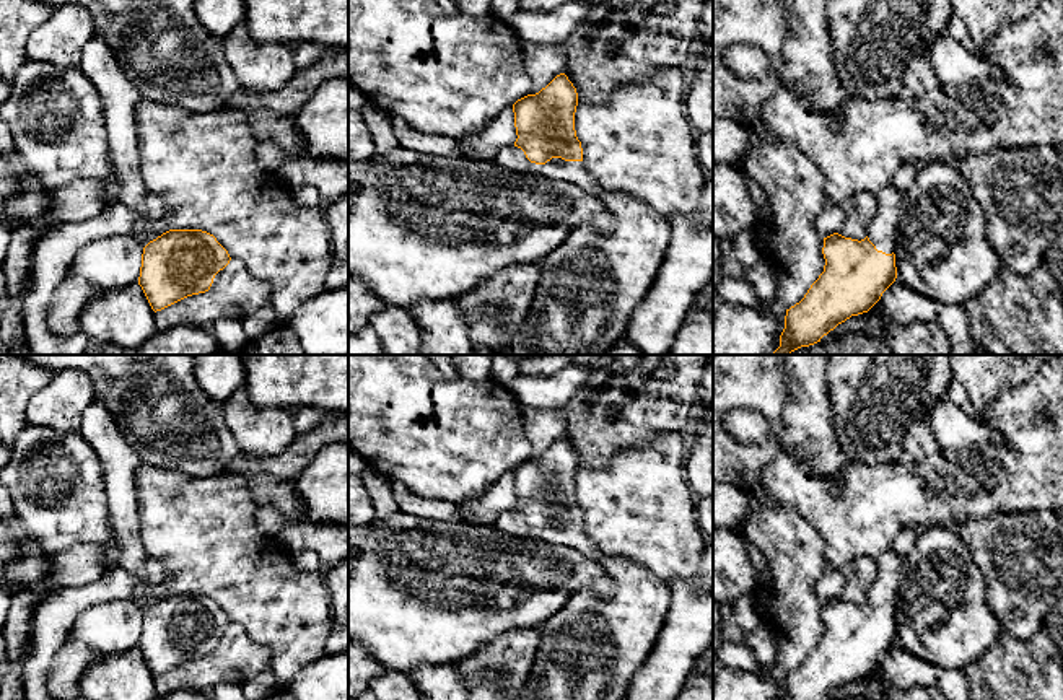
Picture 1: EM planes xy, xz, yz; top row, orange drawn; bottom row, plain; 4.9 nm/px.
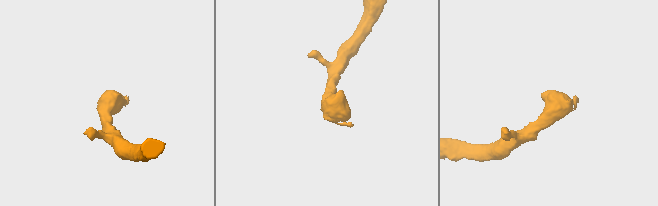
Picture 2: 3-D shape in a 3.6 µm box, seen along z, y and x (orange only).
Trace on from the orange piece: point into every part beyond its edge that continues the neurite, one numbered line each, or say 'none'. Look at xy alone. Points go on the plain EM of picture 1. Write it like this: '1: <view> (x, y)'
1: xy (98, 427)

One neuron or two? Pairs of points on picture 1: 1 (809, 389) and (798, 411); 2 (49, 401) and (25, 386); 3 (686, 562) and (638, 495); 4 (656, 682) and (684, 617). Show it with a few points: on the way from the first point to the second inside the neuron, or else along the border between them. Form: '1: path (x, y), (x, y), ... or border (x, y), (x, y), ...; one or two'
1: path (808, 394), (808, 401), (803, 406); one
2: border (54, 375), (28, 402), (26, 424); two
3: path (671, 546), (645, 511); one
4: path (668, 666), (684, 634); one

